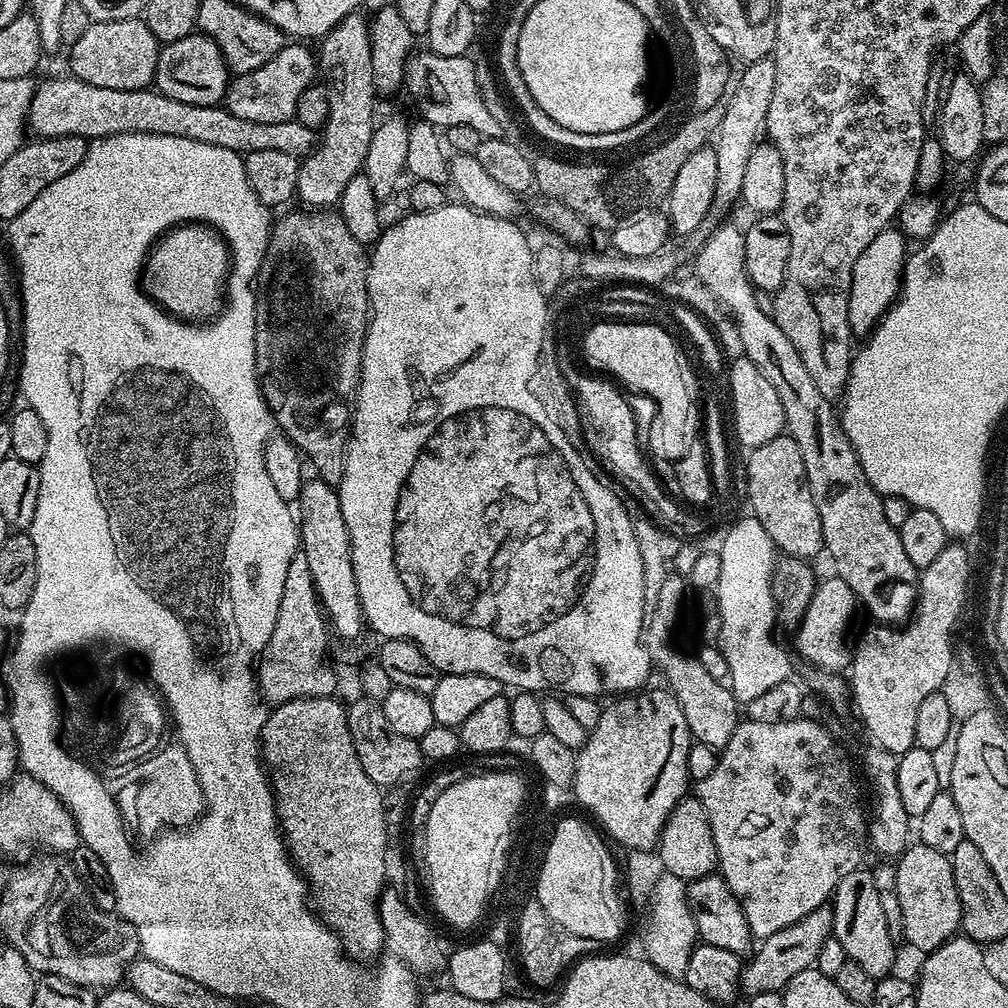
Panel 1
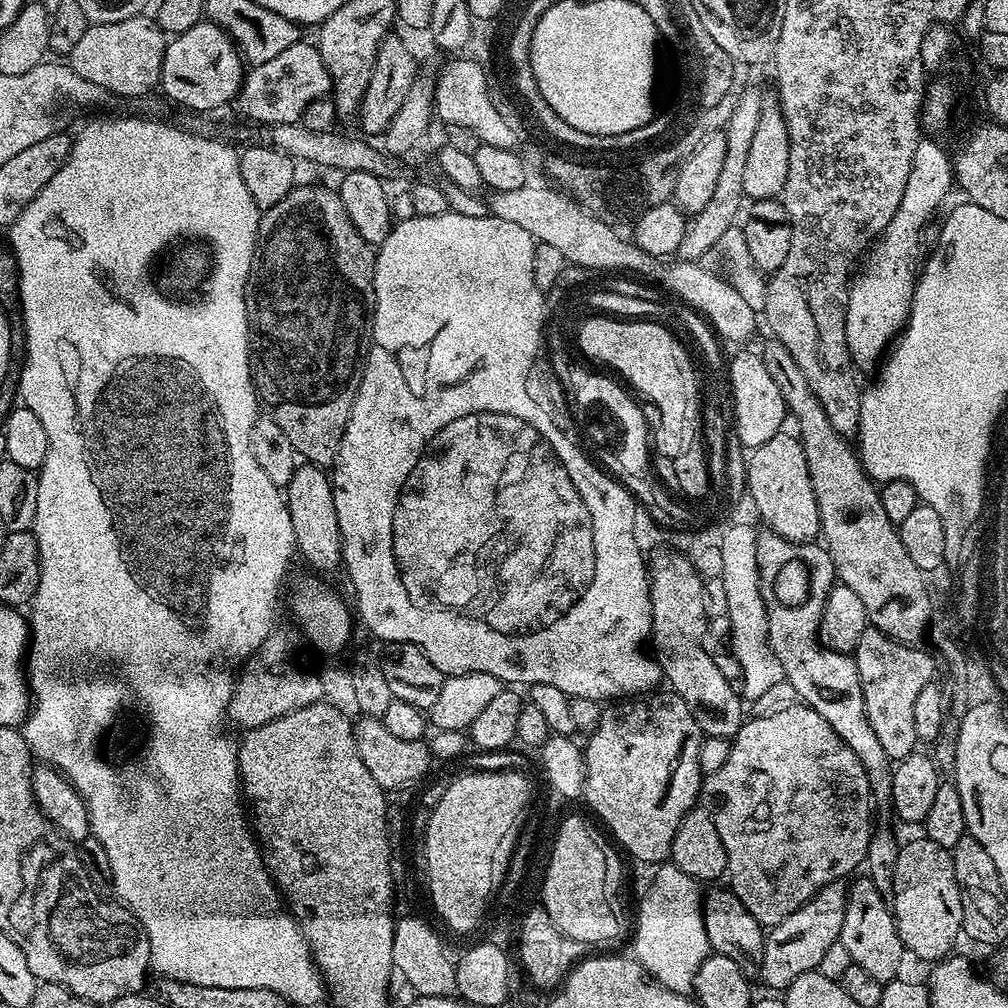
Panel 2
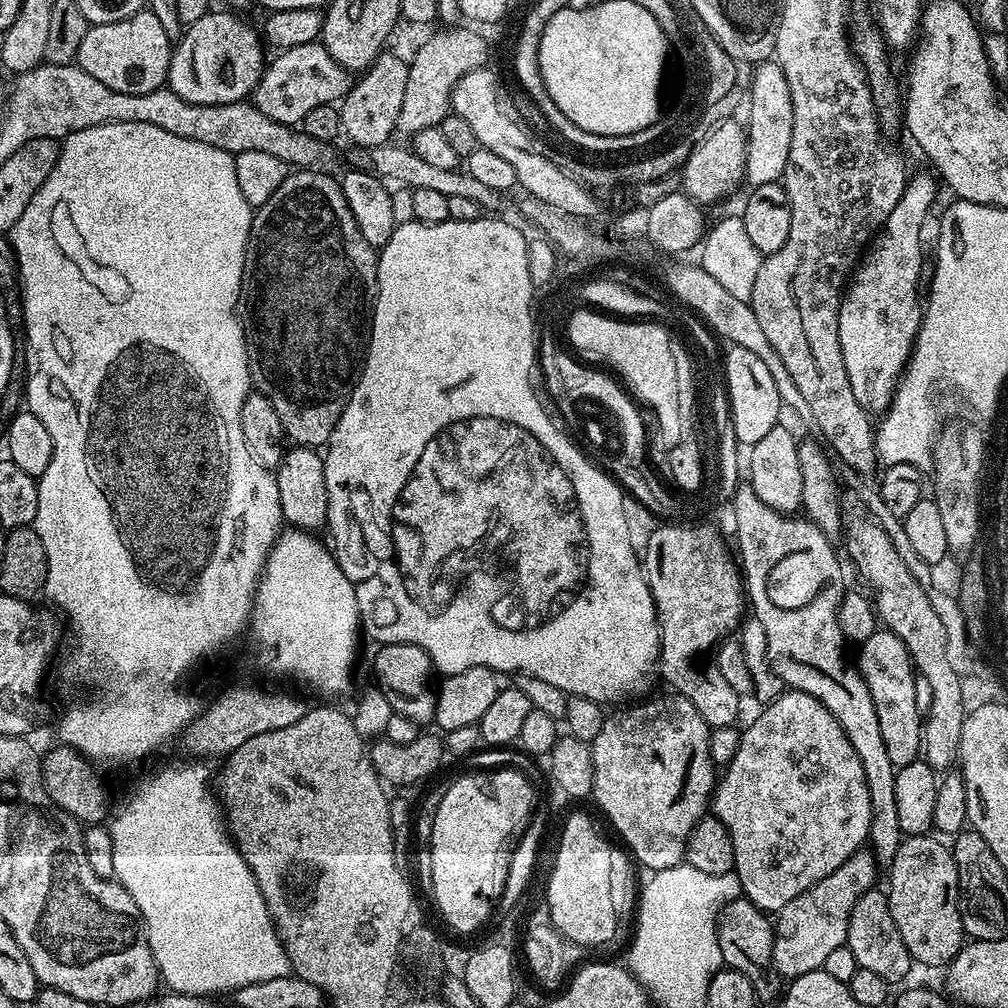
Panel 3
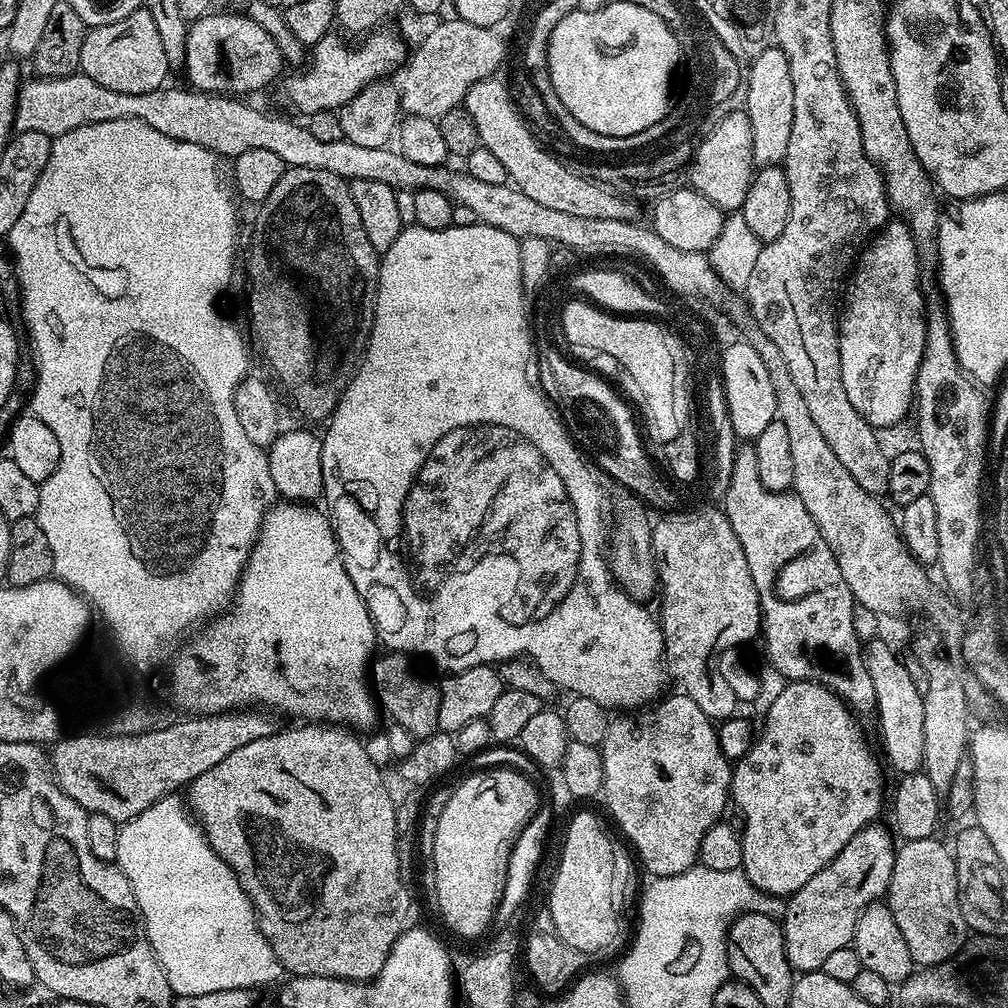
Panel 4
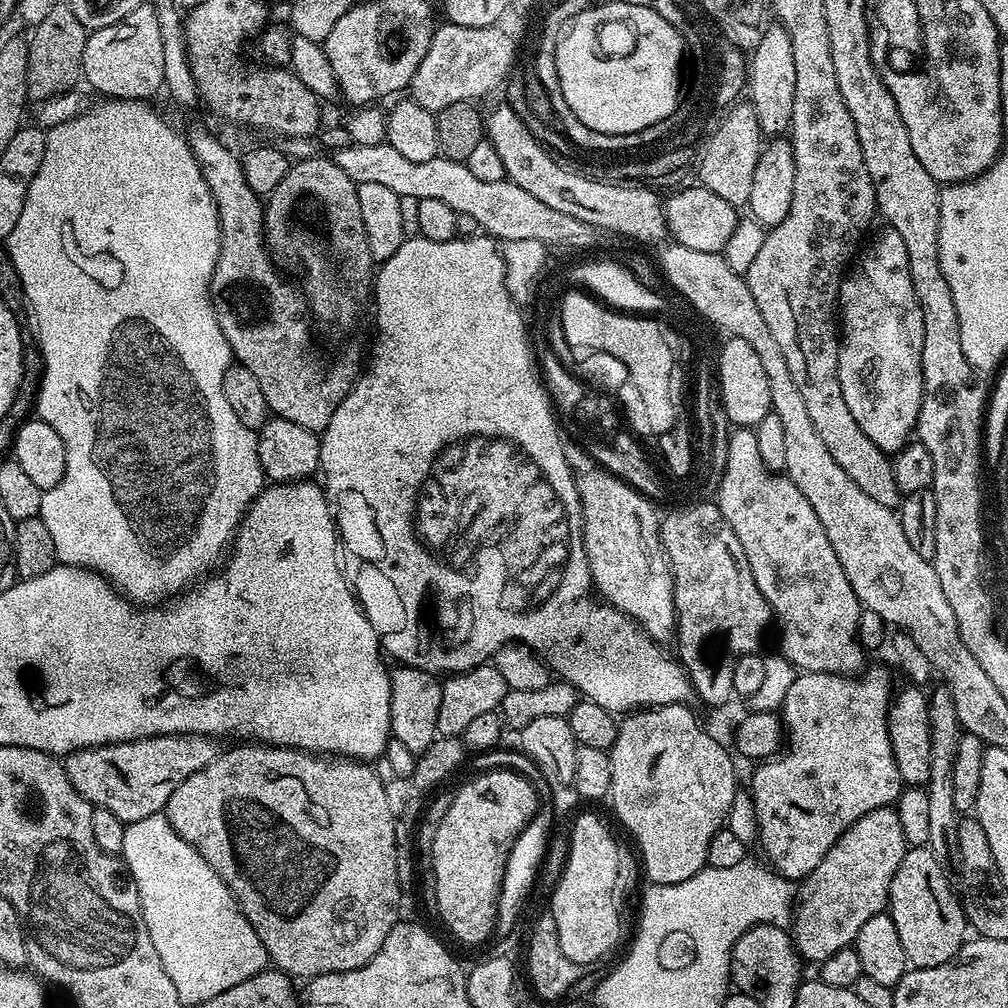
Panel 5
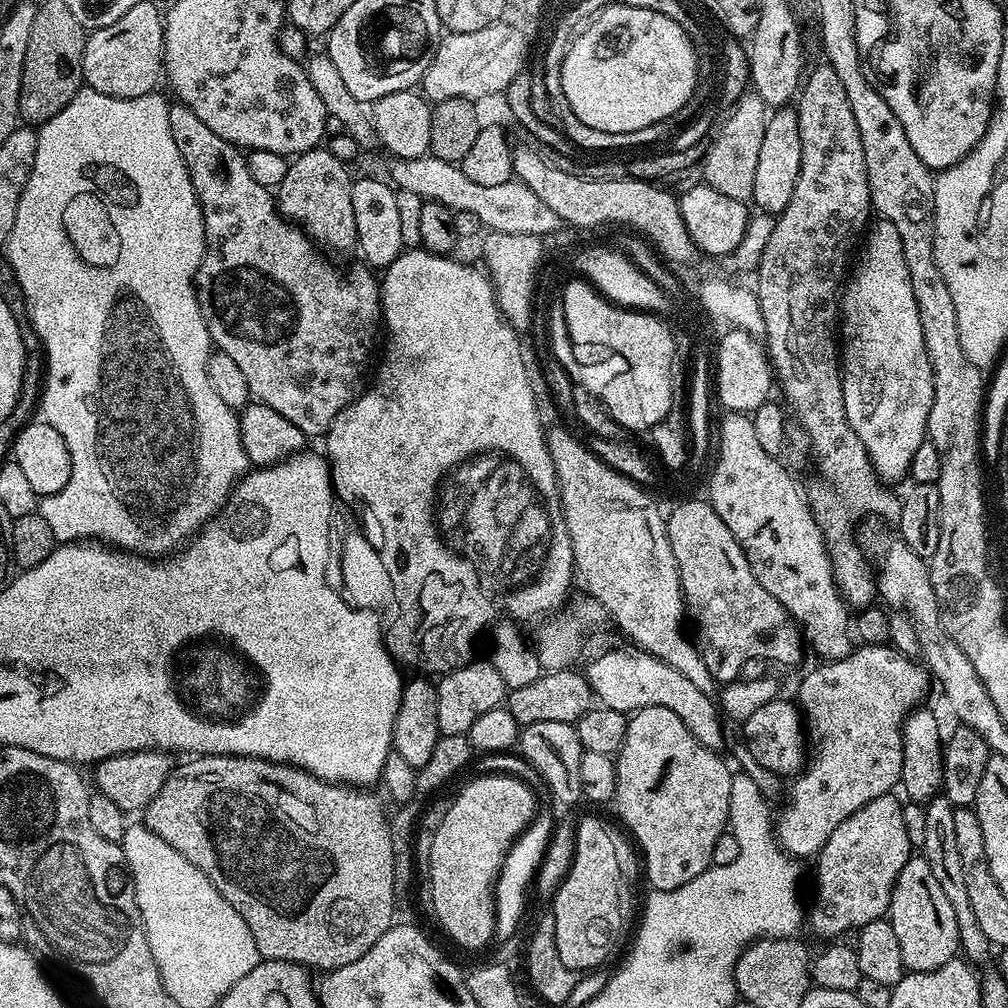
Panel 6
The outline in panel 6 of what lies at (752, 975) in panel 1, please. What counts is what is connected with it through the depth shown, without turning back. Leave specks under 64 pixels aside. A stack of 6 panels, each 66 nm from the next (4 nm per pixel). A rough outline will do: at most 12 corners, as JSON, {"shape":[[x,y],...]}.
{"shape":[[874,798],[820,848],[806,912],[840,938],[887,917],[914,855],[904,804]]}

